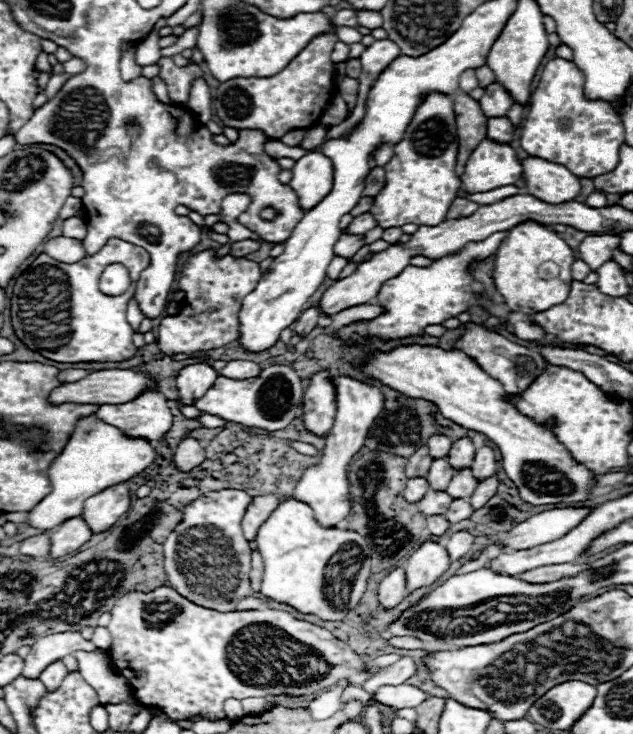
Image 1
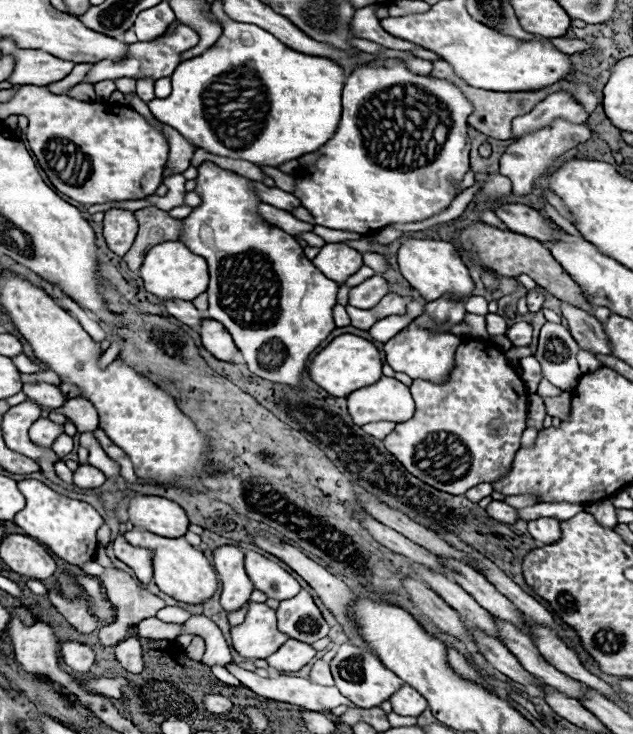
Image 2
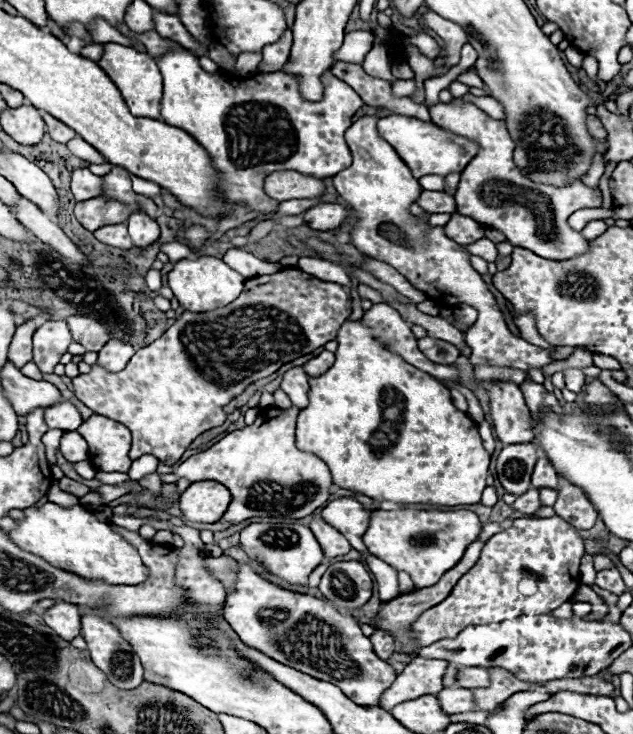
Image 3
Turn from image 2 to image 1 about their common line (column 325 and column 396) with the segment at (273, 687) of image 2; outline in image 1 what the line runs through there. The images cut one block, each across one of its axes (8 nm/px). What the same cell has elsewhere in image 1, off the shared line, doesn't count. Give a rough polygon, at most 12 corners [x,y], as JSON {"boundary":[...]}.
{"boundary":[[382,686],[374,694],[378,704],[394,710],[416,708],[428,694],[416,686]]}

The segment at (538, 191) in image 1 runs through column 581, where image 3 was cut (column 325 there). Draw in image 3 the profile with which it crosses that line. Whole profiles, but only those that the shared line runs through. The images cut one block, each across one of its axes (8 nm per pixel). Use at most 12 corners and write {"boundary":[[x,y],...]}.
{"boundary":[[274,172],[264,192],[278,200],[320,198],[322,178]]}

